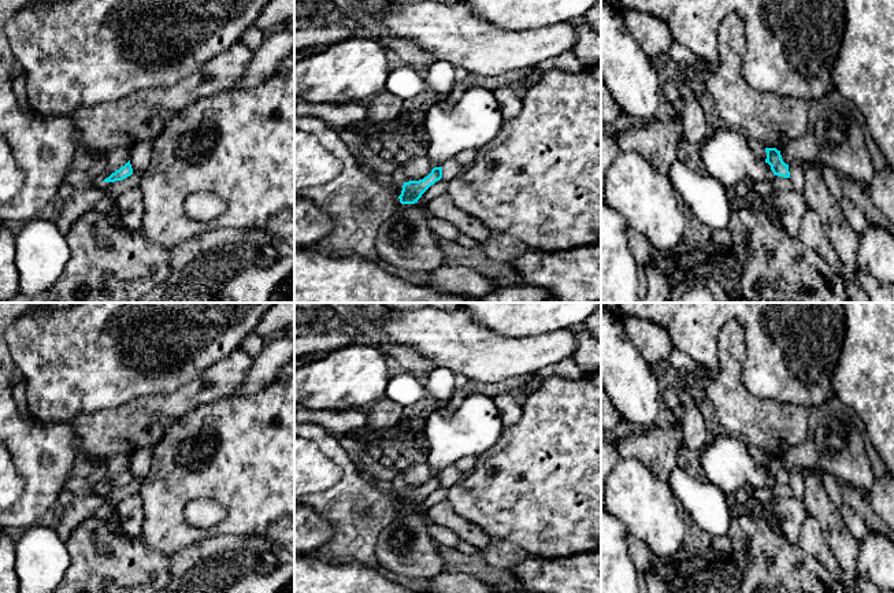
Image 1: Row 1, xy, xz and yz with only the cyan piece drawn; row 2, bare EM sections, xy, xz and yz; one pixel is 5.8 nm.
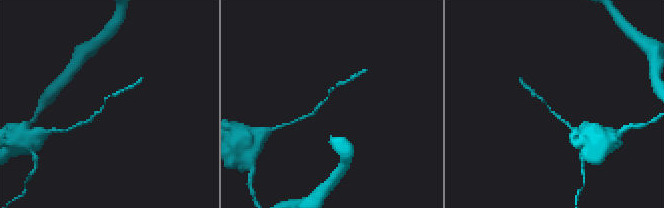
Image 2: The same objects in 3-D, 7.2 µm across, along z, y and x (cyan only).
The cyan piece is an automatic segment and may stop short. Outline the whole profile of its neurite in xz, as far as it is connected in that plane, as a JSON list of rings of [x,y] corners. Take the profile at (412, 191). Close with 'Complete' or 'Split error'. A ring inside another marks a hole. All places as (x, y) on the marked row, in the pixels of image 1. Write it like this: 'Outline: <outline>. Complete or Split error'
Outline: [[[434,167],[431,173],[419,181],[404,182],[401,194],[398,196],[401,204],[415,204],[422,194],[437,181],[442,178],[442,167]]]. Complete

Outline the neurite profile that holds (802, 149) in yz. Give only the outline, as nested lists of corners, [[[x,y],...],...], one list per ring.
[[[808,131],[801,138],[790,141],[780,149],[780,155],[786,164],[801,164],[804,162],[816,163],[819,159],[819,148],[813,133]]]

